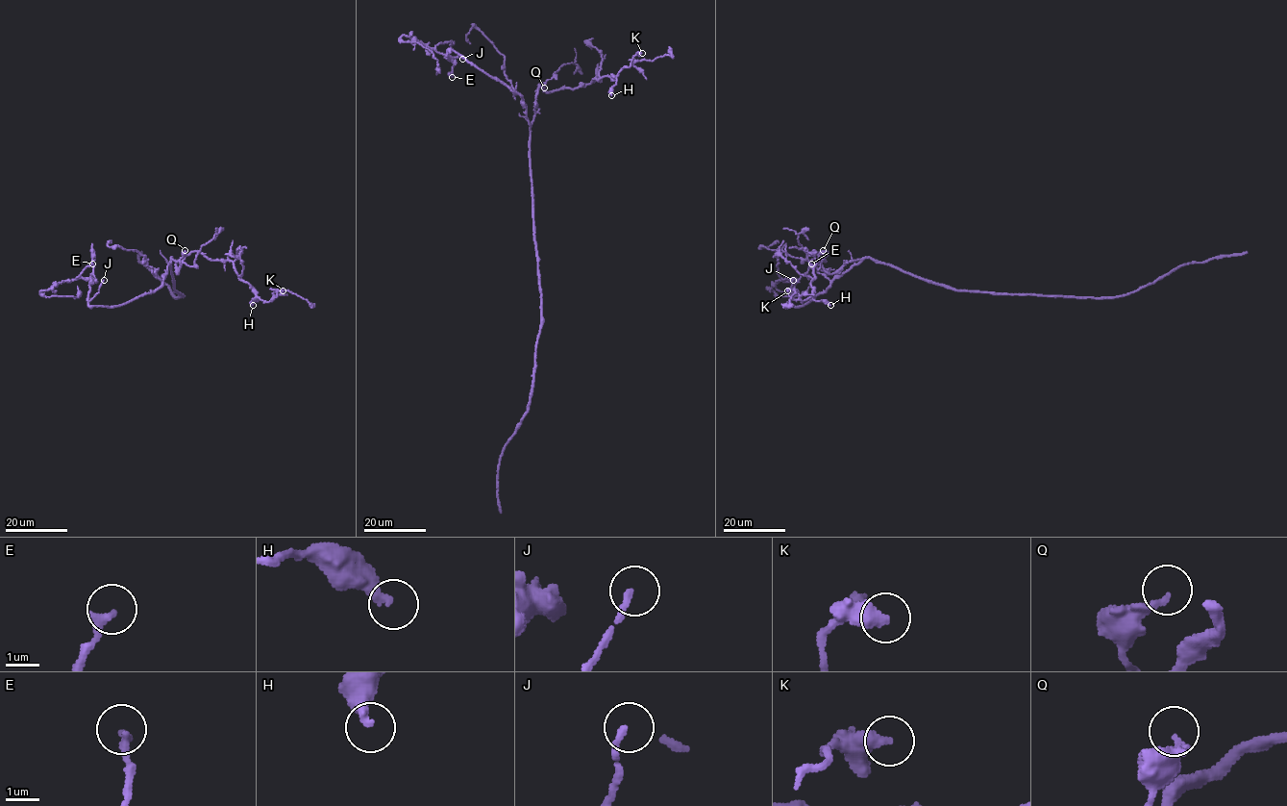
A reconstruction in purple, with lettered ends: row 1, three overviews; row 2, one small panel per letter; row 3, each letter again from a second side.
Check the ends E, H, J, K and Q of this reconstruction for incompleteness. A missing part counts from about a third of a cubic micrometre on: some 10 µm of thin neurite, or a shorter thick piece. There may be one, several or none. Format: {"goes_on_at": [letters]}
{"goes_on_at": ["J", "K"]}

